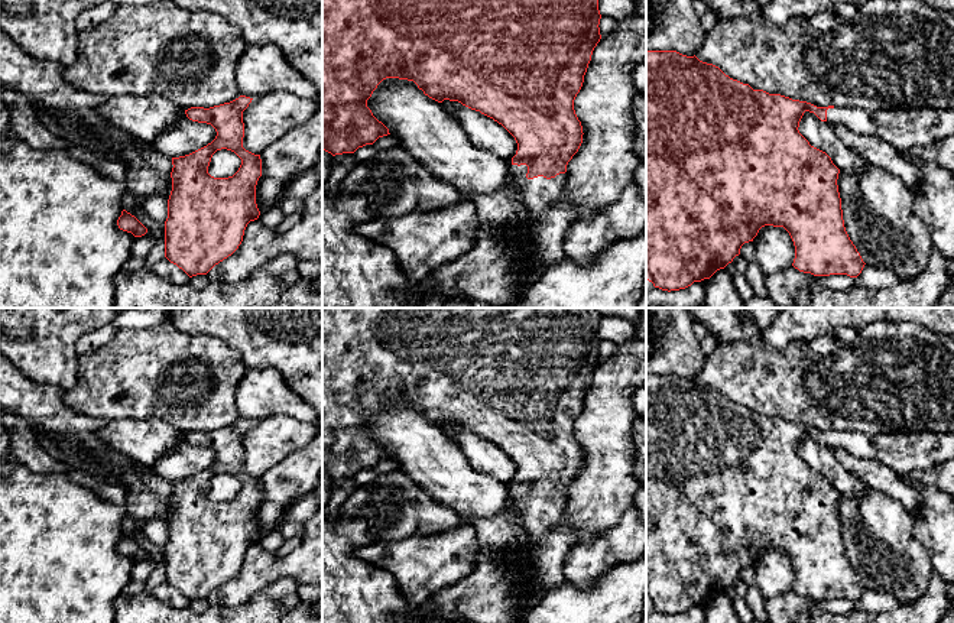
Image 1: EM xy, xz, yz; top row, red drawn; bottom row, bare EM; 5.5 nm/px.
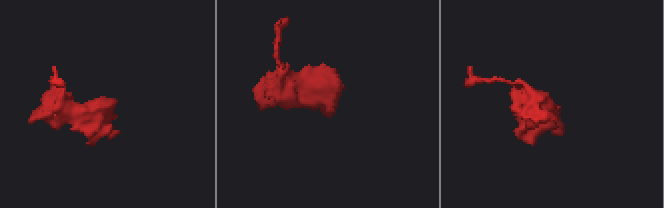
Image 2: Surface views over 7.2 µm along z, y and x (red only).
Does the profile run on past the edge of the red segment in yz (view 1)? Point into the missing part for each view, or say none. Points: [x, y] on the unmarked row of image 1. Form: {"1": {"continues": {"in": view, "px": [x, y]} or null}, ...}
{"1": {"continues": {"in": "yz", "px": [918, 450]}}}

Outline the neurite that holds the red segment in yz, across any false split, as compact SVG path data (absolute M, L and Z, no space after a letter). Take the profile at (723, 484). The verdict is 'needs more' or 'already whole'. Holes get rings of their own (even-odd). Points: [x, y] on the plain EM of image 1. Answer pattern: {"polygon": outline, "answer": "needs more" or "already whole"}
{"polygon": "M646 374L646 604L652 606L655 611L671 616L685 613L694 606L710 603L717 594L731 587L740 578L742 570L753 565L759 554L765 549L783 551L789 557L795 570L792 590L799 596L814 600L847 598L850 601L857 601L861 597L866 587L844 551L837 509L840 493L825 476L811 470L799 457L799 445L805 435L814 437L821 445L833 450L843 448L854 457L880 461L899 476L909 471L924 471L954 458L954 432L911 431L867 437L859 432L834 429L817 431L811 426L792 424L781 418L753 413L749 408L730 402L718 390L702 386L695 379L687 380L676 374Z", "answer": "needs more"}

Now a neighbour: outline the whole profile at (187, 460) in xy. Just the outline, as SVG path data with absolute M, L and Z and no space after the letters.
M184 435L178 448L155 461L153 471L169 481L179 481L207 470L215 460L217 455L211 448L192 445Z

